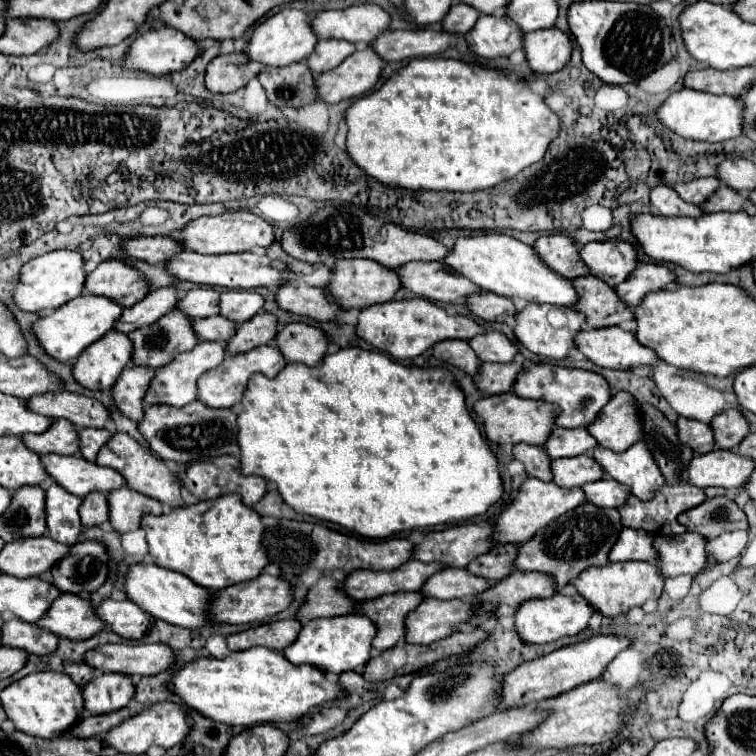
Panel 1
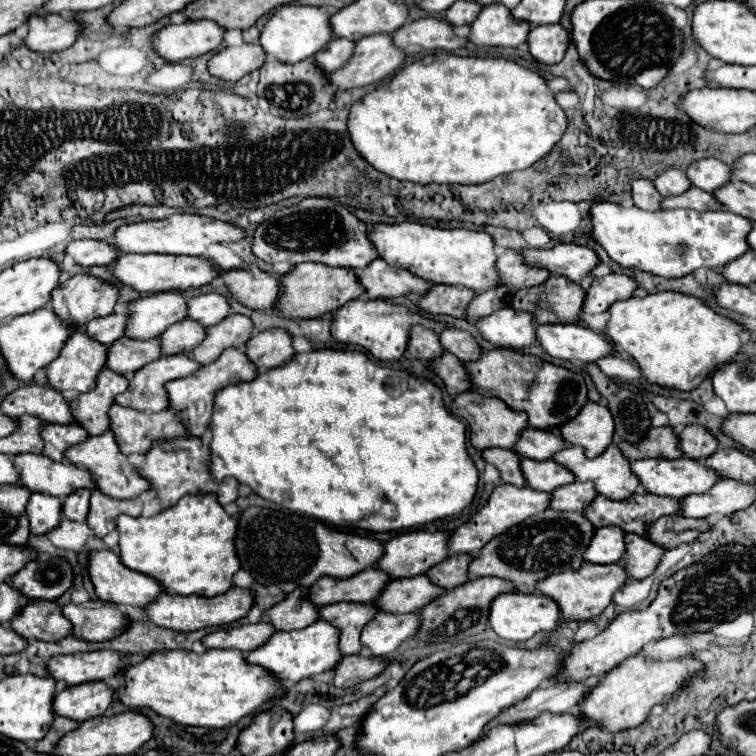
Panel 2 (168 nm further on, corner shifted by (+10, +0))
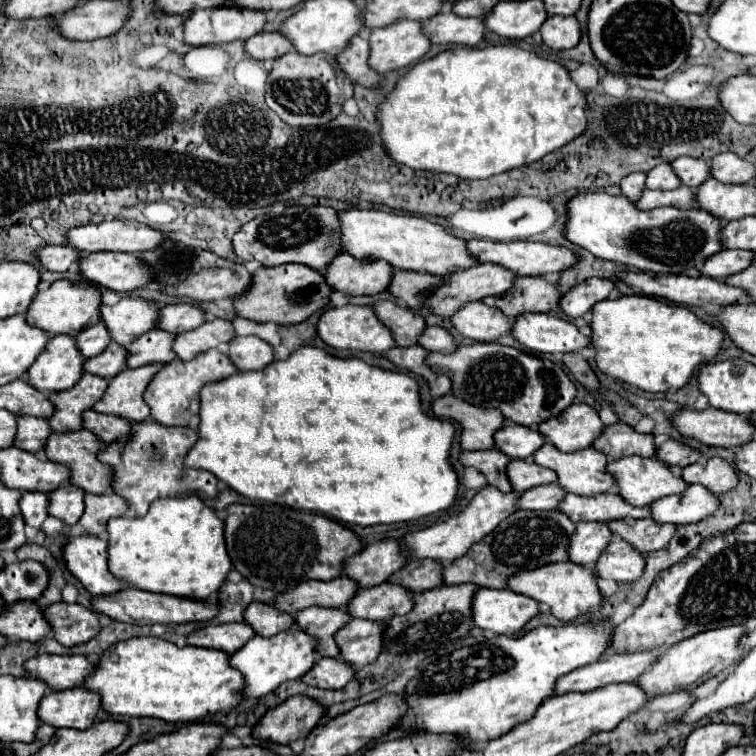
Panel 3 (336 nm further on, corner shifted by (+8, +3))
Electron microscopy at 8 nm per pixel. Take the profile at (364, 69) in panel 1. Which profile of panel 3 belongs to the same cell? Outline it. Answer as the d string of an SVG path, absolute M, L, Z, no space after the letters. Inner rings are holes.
M397 20L387 28L375 28L369 36L369 44L369 64L379 74L419 62L431 48L431 40L423 34L421 22L417 20Z

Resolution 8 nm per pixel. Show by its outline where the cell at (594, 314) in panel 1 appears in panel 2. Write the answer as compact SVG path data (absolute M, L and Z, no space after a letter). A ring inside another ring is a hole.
M551 275L545 283L541 283L537 287L517 291L515 299L517 299L517 309L535 315L537 323L579 323L585 295L587 293L579 283L565 279L561 275Z

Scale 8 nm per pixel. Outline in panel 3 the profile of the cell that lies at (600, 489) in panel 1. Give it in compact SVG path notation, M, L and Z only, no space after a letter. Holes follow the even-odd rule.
M559 484L531 488L519 496L519 510L553 510L563 496L565 490Z

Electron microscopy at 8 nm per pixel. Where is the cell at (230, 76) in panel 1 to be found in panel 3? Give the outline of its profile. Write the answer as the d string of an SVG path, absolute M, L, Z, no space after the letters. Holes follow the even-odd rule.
M261 32L245 42L245 50L259 60L273 60L291 52L291 42L281 32Z

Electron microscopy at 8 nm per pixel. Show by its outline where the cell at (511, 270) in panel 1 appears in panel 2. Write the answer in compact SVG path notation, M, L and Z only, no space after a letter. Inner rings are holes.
M415 221L405 223L379 223L371 229L371 241L379 251L381 259L395 267L413 271L415 275L435 285L457 285L473 291L487 291L501 287L497 283L497 249L495 241L487 231L473 231L463 227L433 227Z

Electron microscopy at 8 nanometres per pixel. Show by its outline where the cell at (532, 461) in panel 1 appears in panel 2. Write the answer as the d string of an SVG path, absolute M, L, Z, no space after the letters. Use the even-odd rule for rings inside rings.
M485 449L483 459L501 471L501 479L515 487L525 487L525 477L521 471L521 455L515 449Z

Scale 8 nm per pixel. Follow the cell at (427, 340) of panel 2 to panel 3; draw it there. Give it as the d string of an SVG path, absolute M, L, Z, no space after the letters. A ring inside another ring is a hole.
M379 300L373 304L373 312L377 314L379 322L391 328L397 346L413 346L417 344L419 334L425 328L421 316L413 316L411 310L399 308L393 300Z

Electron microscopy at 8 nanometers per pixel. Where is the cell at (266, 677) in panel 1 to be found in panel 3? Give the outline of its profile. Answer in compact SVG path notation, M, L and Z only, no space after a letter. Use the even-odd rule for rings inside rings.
M131 638L123 644L113 644L99 658L95 670L83 680L83 688L97 692L101 696L101 708L107 714L121 716L137 716L137 718L161 718L167 722L197 722L201 718L191 716L207 716L217 710L229 710L241 702L243 676L229 666L229 656L221 650L213 648L195 648L195 646L175 646L161 638Z

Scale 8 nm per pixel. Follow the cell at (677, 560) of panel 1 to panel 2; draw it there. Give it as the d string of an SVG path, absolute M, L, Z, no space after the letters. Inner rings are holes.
M627 533L625 535L625 543L627 543L627 573L633 579L647 579L653 575L653 571L657 569L657 565L661 563L661 557L665 553L665 549L661 545L653 545L649 539L639 537L635 533Z

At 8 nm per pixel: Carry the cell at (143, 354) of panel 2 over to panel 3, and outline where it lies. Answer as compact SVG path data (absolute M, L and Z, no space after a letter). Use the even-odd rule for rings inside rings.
M111 342L99 356L85 360L85 372L95 374L95 376L103 376L109 380L125 368L125 358L127 358L125 348Z

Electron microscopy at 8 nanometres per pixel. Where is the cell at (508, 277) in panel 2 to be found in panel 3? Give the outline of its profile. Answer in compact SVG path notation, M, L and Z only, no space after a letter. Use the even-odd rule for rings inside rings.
M479 264L479 266L471 266L467 270L455 270L449 278L443 280L443 284L439 288L435 288L435 292L431 292L431 296L427 296L425 308L429 308L437 316L447 316L447 314L453 314L455 310L459 310L459 306L463 306L465 302L473 302L473 300L481 300L485 296L497 296L497 294L507 292L507 288L513 286L515 278L517 278L517 274L505 270L503 266L497 266L497 264Z

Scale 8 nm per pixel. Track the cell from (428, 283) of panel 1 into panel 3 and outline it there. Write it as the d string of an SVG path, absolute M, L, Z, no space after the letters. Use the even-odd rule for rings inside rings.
M339 254L327 264L325 282L349 296L375 296L387 290L393 268L383 260L355 260L353 256Z

